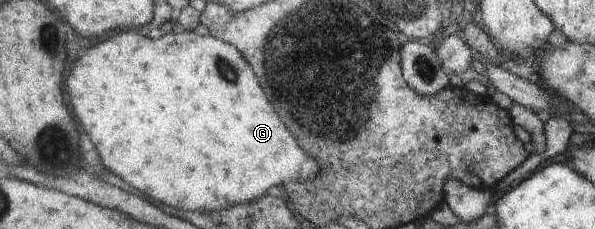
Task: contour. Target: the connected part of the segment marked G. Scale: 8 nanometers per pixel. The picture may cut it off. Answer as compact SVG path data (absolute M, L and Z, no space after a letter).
M190 30L161 37L162 39L148 39L148 37L134 33L134 31L124 31L120 35L114 35L104 43L98 43L90 49L84 49L84 53L74 63L70 77L66 79L66 89L70 93L70 103L76 111L76 117L80 119L82 127L92 137L92 143L96 145L102 161L108 165L108 169L112 173L116 173L118 177L128 181L132 187L140 189L142 193L150 195L154 201L162 201L166 205L172 205L172 207L178 207L178 209L184 209L184 211L210 211L210 213L230 209L238 203L254 203L256 199L260 199L264 195L282 192L288 183L312 181L312 177L320 169L318 163L302 151L298 141L292 137L292 133L280 121L274 107L266 99L266 95L264 95L264 91L258 83L256 73L252 71L250 65L246 67L246 59L236 45L222 41L212 35L198 35Z

